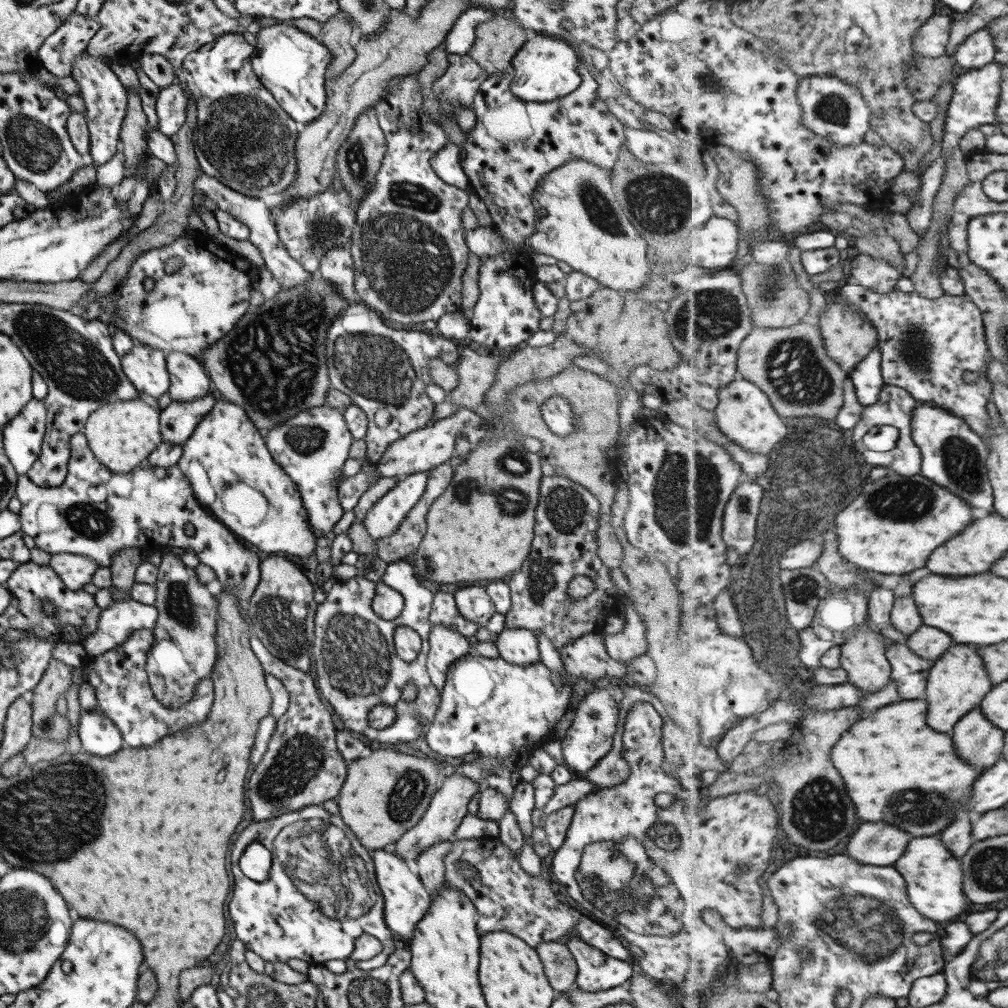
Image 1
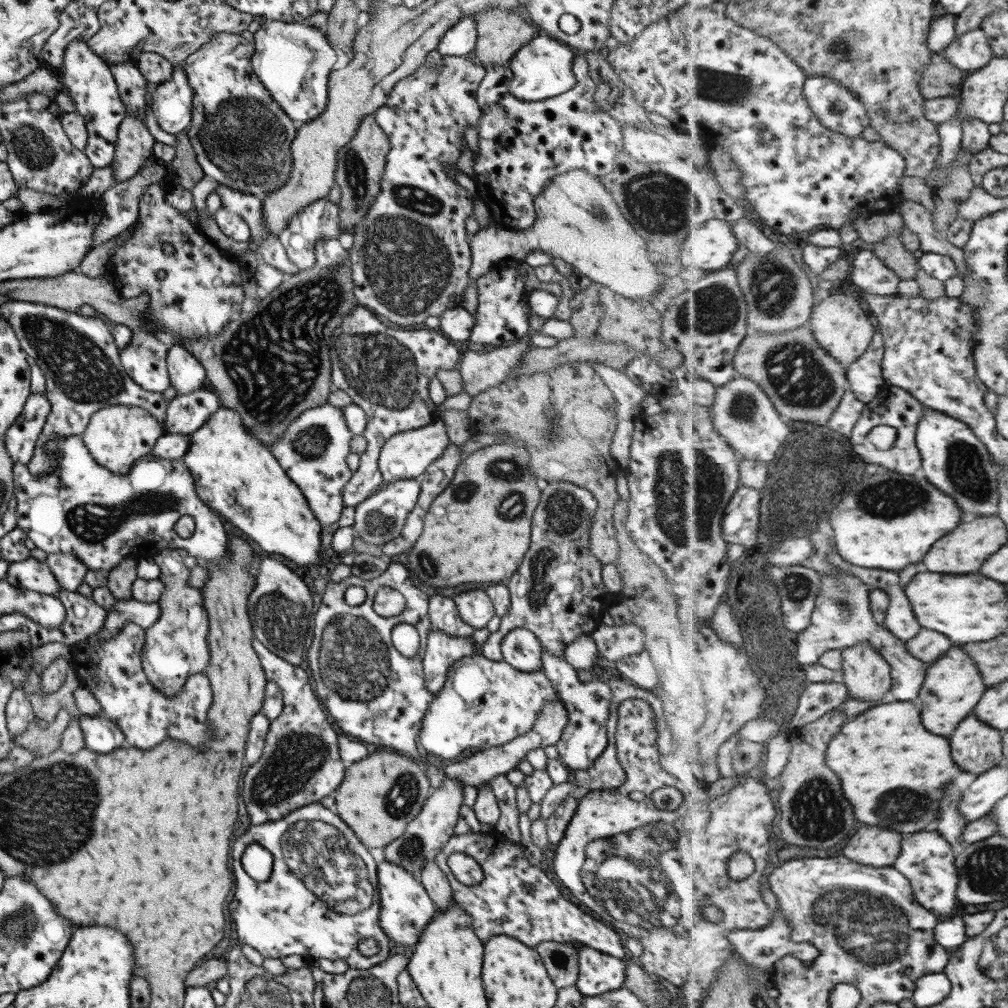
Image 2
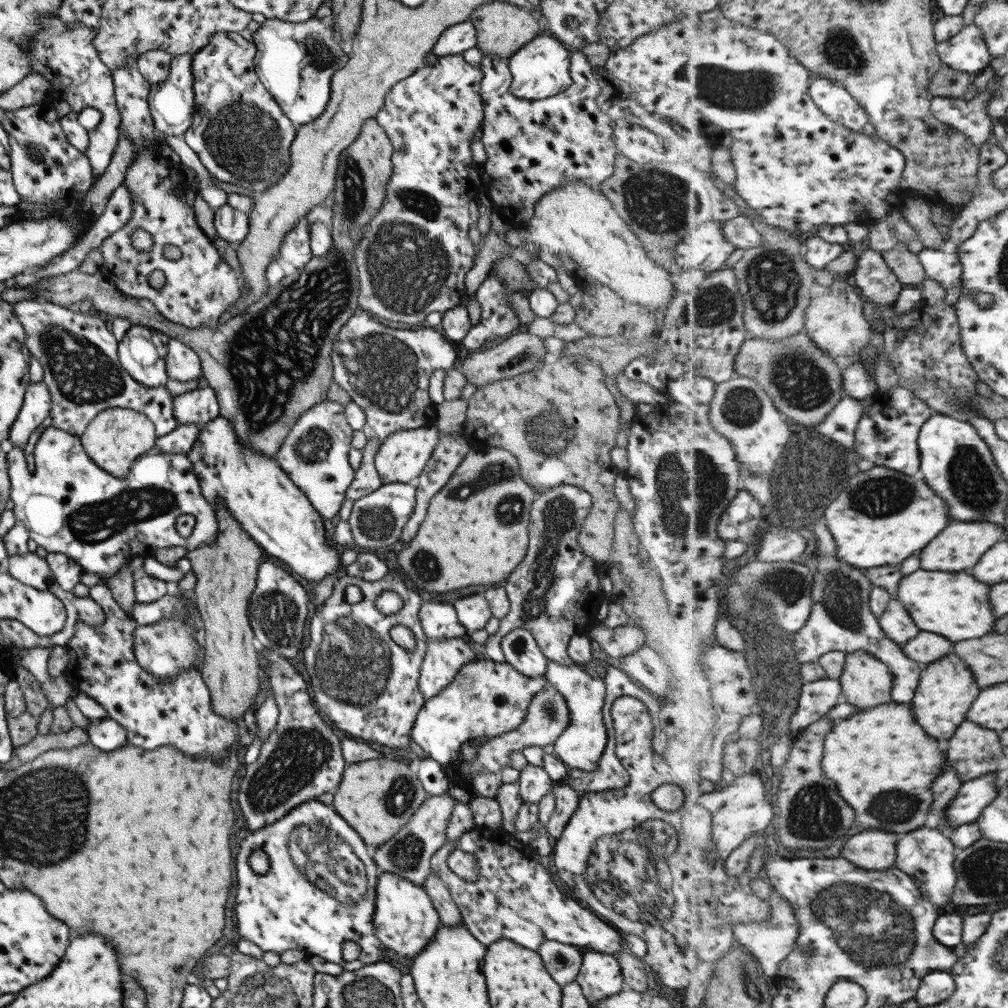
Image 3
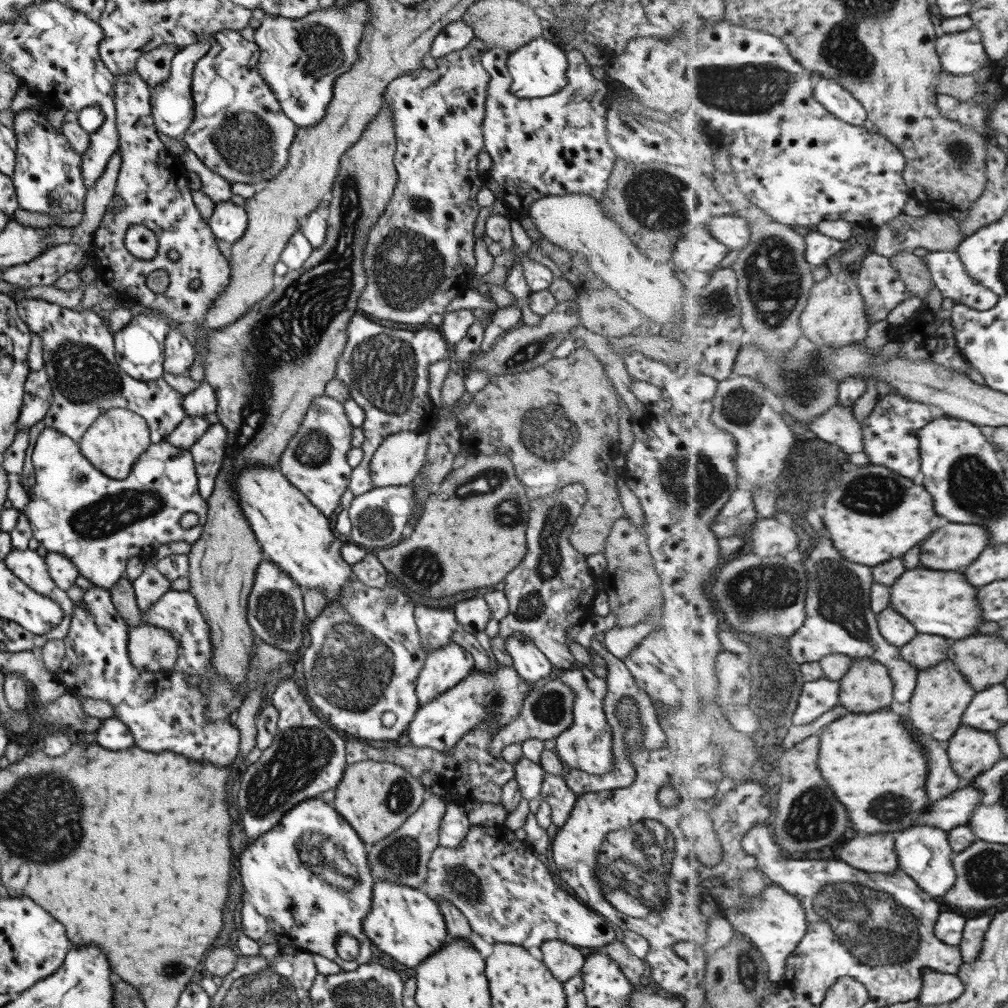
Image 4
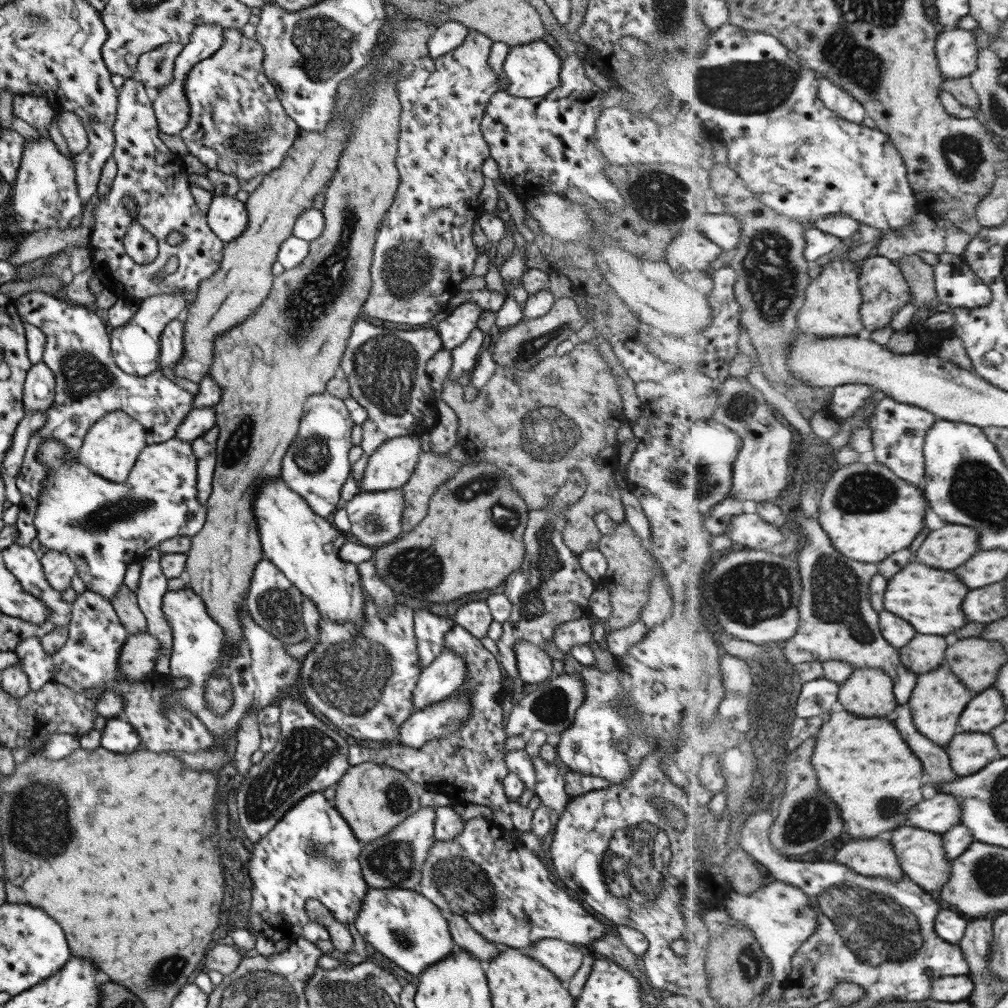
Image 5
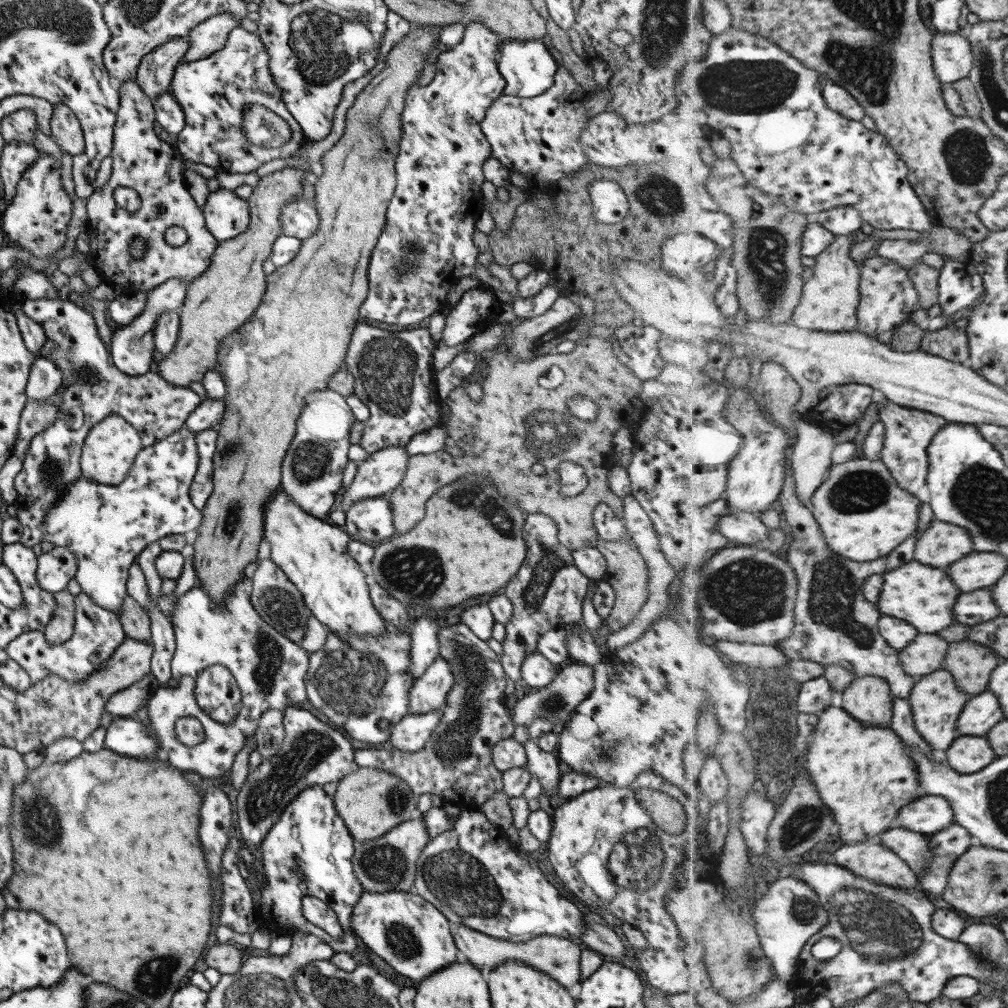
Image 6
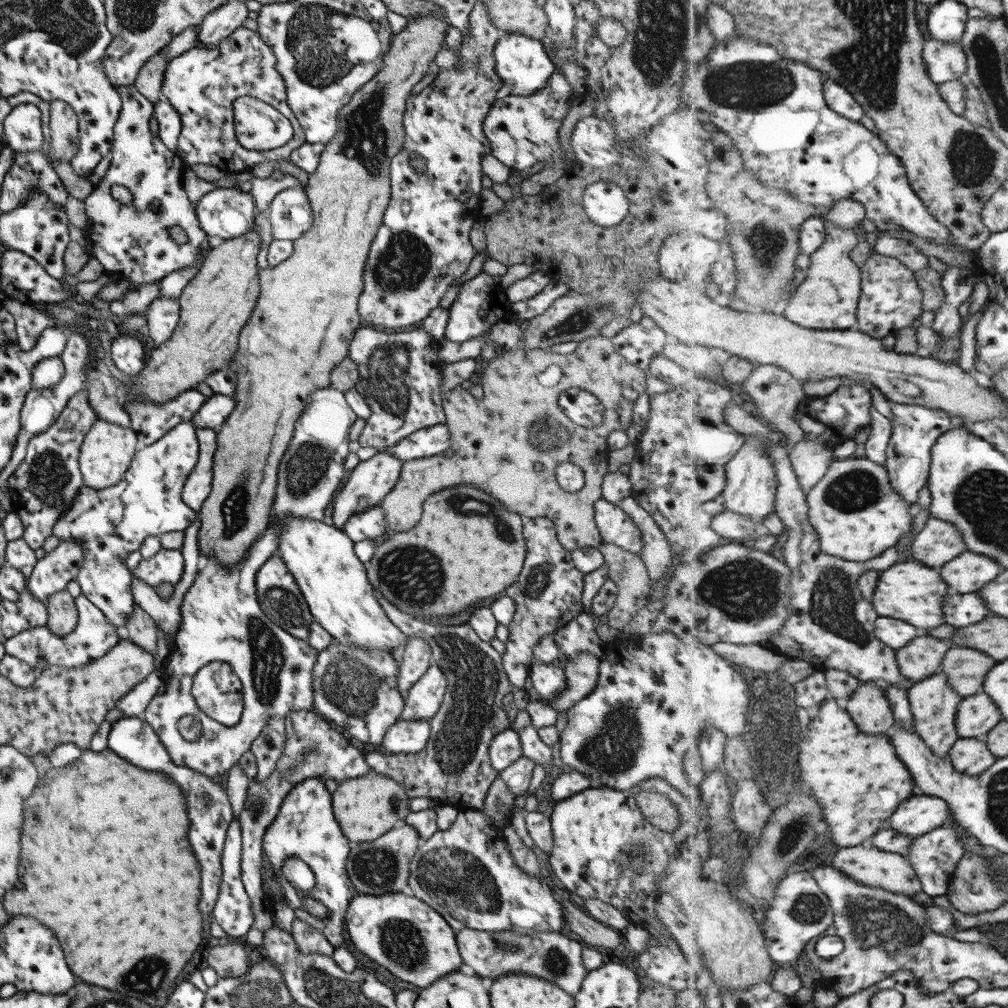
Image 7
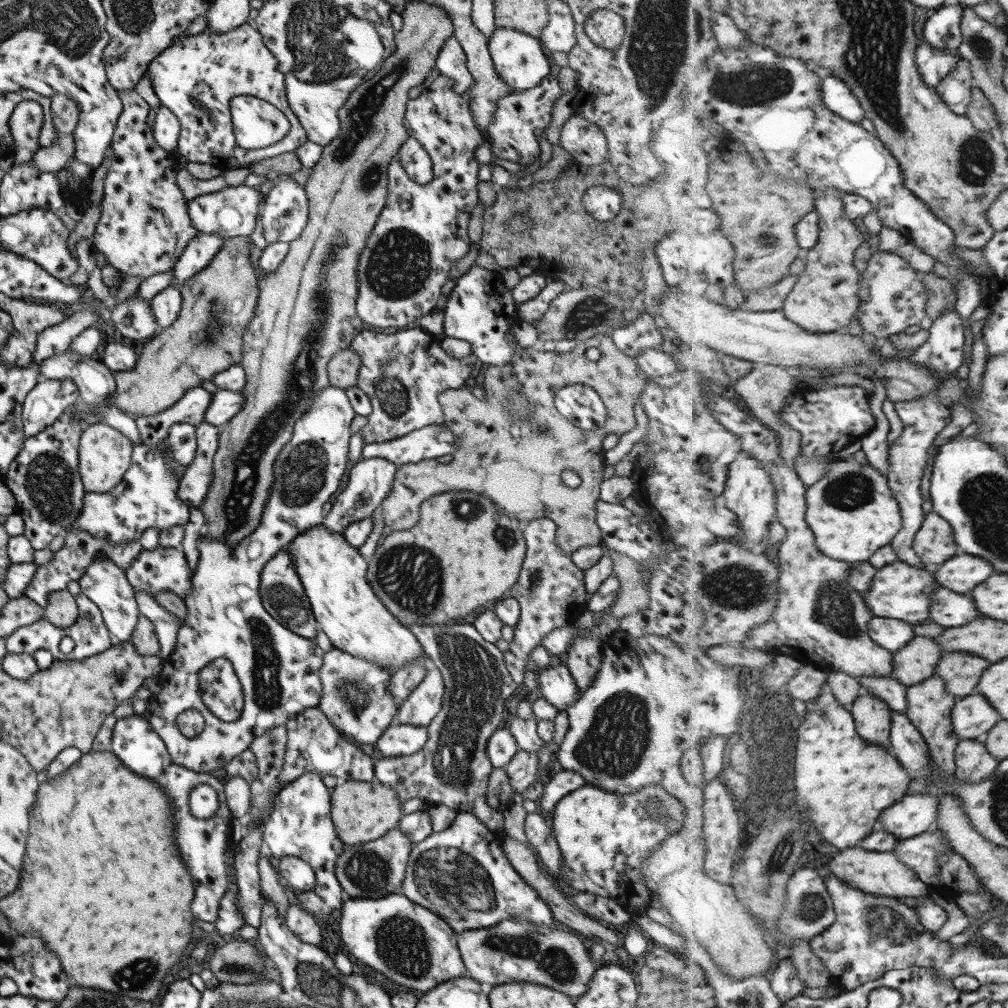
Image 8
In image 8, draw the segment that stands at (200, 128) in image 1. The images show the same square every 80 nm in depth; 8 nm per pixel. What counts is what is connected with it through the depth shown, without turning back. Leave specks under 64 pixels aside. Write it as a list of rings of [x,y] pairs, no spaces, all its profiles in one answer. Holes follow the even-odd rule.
[[[247,23],[240,24],[225,34],[217,34],[205,28],[199,34],[180,34],[172,40],[165,50],[162,50],[148,64],[146,75],[150,76],[154,93],[160,100],[160,104],[168,108],[180,122],[176,149],[181,157],[189,162],[213,165],[222,172],[229,169],[237,169],[243,165],[252,165],[256,161],[273,158],[278,154],[295,151],[307,141],[307,135],[301,129],[297,117],[289,110],[284,91],[284,76],[276,69],[277,59],[263,44],[258,30],[249,27]],[[234,96],[253,96],[276,106],[289,121],[289,133],[276,144],[263,149],[244,150],[235,144],[232,134],[232,122],[230,121],[230,100]],[[192,100],[206,106],[206,112],[196,107]]]

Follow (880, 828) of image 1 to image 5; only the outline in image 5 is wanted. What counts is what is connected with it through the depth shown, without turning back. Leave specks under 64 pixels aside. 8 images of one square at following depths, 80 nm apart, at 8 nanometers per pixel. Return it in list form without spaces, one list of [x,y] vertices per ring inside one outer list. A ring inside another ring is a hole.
[[[890,837],[853,840],[839,850],[837,860],[868,877],[883,877],[897,882],[907,879]]]

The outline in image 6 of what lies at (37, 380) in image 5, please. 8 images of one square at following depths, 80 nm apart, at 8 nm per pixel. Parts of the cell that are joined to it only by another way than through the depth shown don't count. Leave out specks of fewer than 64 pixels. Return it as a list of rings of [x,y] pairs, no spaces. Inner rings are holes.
[[[36,357],[28,370],[24,388],[26,400],[47,400],[60,386],[59,369],[46,357]]]

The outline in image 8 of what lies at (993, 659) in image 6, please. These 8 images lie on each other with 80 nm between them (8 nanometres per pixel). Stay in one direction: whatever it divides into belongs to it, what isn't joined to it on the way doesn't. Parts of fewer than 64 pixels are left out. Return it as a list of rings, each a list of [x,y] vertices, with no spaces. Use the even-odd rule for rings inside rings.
[[[949,652],[943,656],[937,674],[945,678],[947,691],[955,696],[969,696],[983,676],[983,672],[991,666],[989,660],[965,654],[965,652]]]

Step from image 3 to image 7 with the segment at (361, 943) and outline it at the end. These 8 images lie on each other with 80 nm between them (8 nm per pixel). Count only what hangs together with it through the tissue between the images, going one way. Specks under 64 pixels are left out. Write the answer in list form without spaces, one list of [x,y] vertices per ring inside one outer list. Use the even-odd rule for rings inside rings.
[[[306,778],[287,793],[278,813],[273,822],[265,829],[262,838],[262,854],[267,862],[265,866],[267,870],[272,868],[277,874],[282,903],[294,912],[294,918],[298,918],[318,930],[333,948],[345,948],[345,944],[348,943],[344,929],[344,914],[351,897],[355,896],[355,890],[351,886],[352,882],[345,870],[349,845],[341,832],[339,823],[335,820],[332,798],[325,790],[323,781],[317,778]],[[286,857],[296,857],[311,869],[315,878],[315,886],[311,890],[300,892],[281,876],[279,870]],[[306,896],[321,902],[327,908],[330,914],[327,921],[319,921],[301,908],[301,899]]]

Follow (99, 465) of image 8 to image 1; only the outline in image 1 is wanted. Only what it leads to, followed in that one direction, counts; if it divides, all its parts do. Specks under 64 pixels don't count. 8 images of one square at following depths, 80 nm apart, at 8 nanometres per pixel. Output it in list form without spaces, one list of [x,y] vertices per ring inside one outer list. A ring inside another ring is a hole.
[[[144,398],[115,400],[100,406],[85,421],[81,432],[93,456],[105,468],[117,474],[131,472],[145,462],[147,455],[160,445],[160,432],[157,412]]]

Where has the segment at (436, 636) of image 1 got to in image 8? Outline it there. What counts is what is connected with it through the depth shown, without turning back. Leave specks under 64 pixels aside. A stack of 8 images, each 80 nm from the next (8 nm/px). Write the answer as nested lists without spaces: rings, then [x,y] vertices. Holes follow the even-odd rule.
[[[434,666],[427,667],[426,674],[413,691],[398,706],[393,724],[424,726],[437,714],[444,693],[443,680]]]

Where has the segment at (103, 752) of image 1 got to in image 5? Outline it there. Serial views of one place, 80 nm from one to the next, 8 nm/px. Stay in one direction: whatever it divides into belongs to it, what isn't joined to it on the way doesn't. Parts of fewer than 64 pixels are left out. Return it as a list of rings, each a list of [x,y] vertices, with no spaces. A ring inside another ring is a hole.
[[[122,717],[106,719],[103,729],[100,730],[100,747],[119,754],[131,754],[135,750],[145,749],[139,735]]]

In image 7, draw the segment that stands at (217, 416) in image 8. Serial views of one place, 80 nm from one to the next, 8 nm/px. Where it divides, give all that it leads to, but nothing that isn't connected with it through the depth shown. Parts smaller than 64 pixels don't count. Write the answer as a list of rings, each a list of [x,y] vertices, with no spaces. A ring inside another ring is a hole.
[[[213,393],[204,400],[202,408],[195,412],[195,416],[189,422],[194,427],[207,427],[217,432],[225,418],[233,410],[233,405],[232,395],[225,396],[224,394]]]

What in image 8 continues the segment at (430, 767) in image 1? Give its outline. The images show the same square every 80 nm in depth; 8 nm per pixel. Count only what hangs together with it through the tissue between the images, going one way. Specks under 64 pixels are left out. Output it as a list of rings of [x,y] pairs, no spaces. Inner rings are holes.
[[[342,781],[336,784],[330,791],[330,817],[335,825],[338,839],[344,845],[356,845],[375,840],[380,836],[386,836],[388,830],[395,829],[398,826],[403,815],[400,809],[402,803],[391,787],[385,786],[379,781]]]

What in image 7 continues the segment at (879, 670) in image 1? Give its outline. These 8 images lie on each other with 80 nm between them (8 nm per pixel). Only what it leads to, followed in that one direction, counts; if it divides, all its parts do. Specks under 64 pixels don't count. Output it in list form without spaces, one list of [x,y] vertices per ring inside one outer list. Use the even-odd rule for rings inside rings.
[[[865,681],[847,700],[846,709],[867,734],[887,734],[887,728],[895,728],[894,710],[884,688],[880,681]]]

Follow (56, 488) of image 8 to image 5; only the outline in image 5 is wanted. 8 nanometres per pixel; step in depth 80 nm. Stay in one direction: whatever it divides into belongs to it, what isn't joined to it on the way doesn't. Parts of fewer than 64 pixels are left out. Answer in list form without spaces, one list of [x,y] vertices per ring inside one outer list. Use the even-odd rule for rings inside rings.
[[[30,291],[13,301],[19,318],[31,326],[37,327],[45,337],[42,350],[42,363],[48,366],[55,379],[53,387],[52,403],[45,411],[44,423],[29,437],[22,463],[15,477],[15,486],[20,492],[21,500],[18,504],[20,510],[17,513],[14,527],[16,530],[15,544],[27,547],[31,540],[36,538],[36,530],[33,526],[34,512],[38,505],[38,494],[42,489],[42,482],[46,479],[46,466],[36,460],[36,450],[45,439],[57,439],[64,444],[68,455],[77,461],[77,454],[87,429],[99,418],[103,418],[109,412],[119,410],[125,412],[129,418],[137,420],[146,432],[146,444],[165,442],[174,436],[176,428],[183,418],[193,409],[192,396],[161,375],[160,370],[143,377],[125,374],[115,363],[110,351],[110,335],[105,331],[103,322],[95,315],[94,308],[87,308],[63,299],[57,299],[53,295]]]

